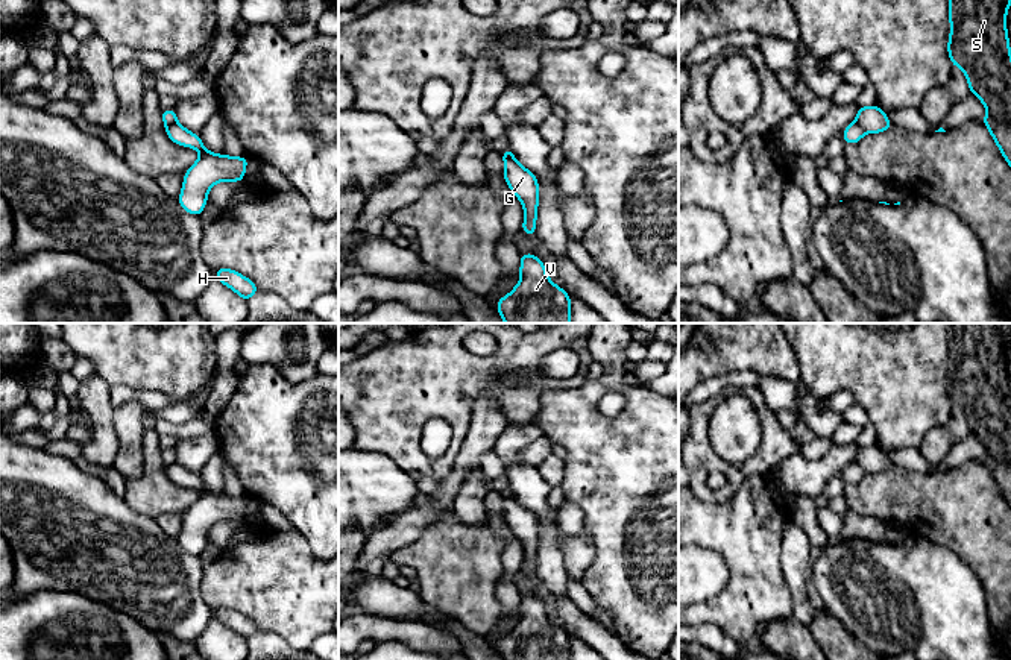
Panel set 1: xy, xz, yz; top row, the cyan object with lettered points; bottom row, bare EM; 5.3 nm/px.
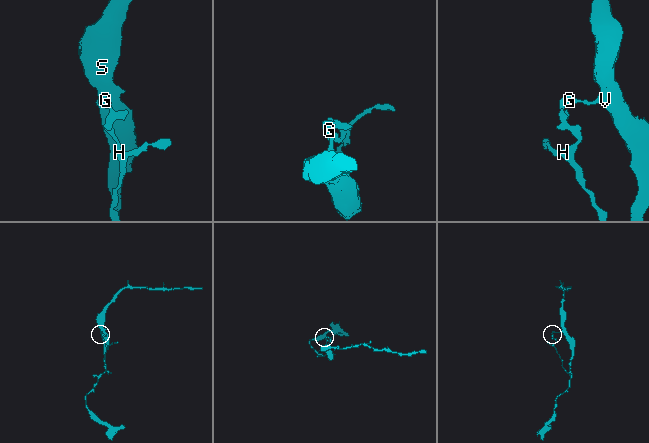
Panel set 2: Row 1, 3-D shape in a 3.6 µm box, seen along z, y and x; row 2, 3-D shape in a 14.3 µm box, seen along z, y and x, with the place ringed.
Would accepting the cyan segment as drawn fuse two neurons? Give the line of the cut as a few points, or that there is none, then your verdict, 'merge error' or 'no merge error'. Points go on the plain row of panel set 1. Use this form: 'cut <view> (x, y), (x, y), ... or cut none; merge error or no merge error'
cut xy (176, 462), (166, 466); merge error

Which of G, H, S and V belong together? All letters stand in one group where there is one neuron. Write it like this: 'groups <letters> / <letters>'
groups G S V / H

